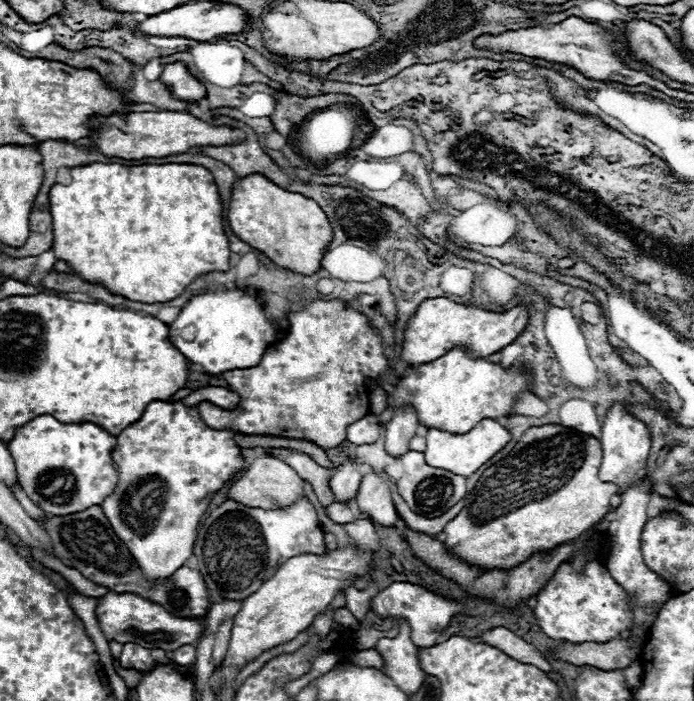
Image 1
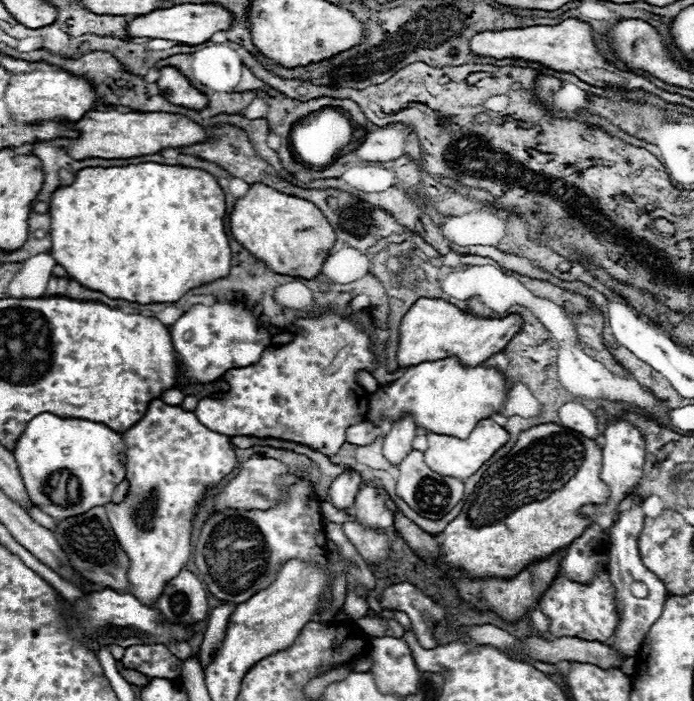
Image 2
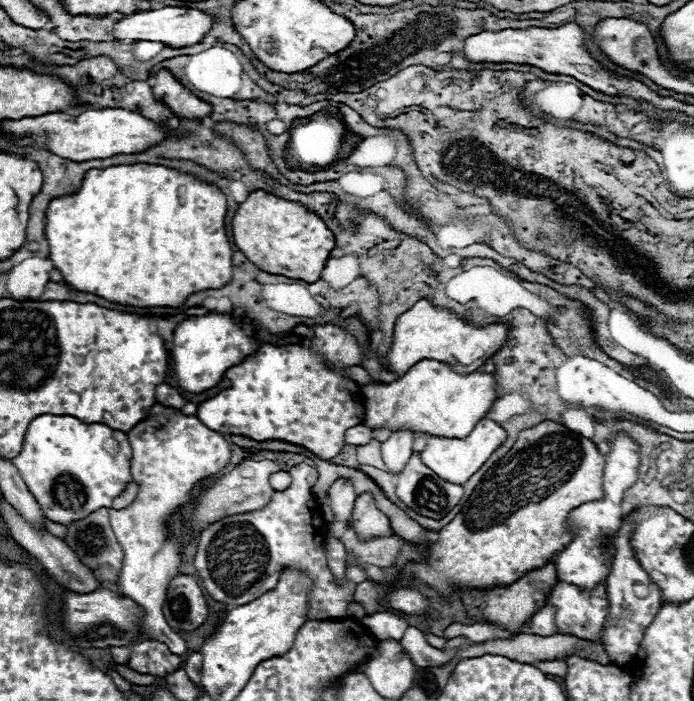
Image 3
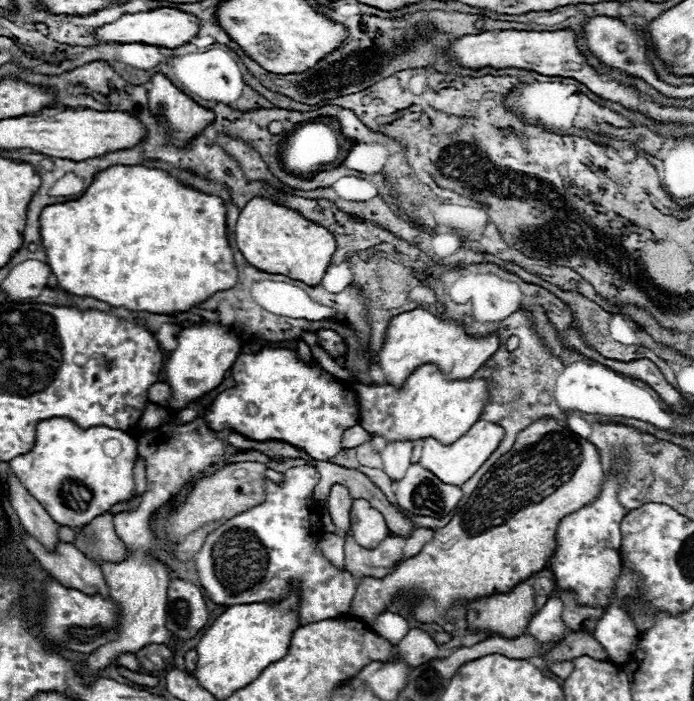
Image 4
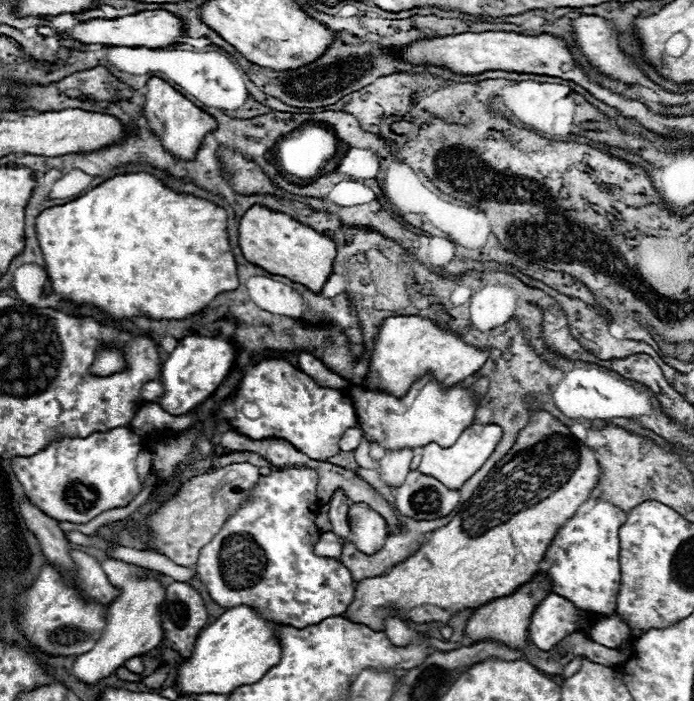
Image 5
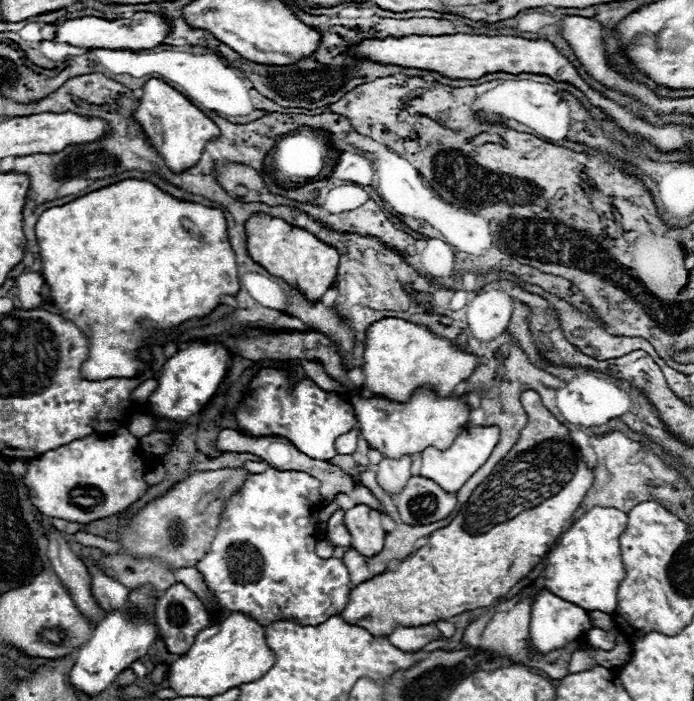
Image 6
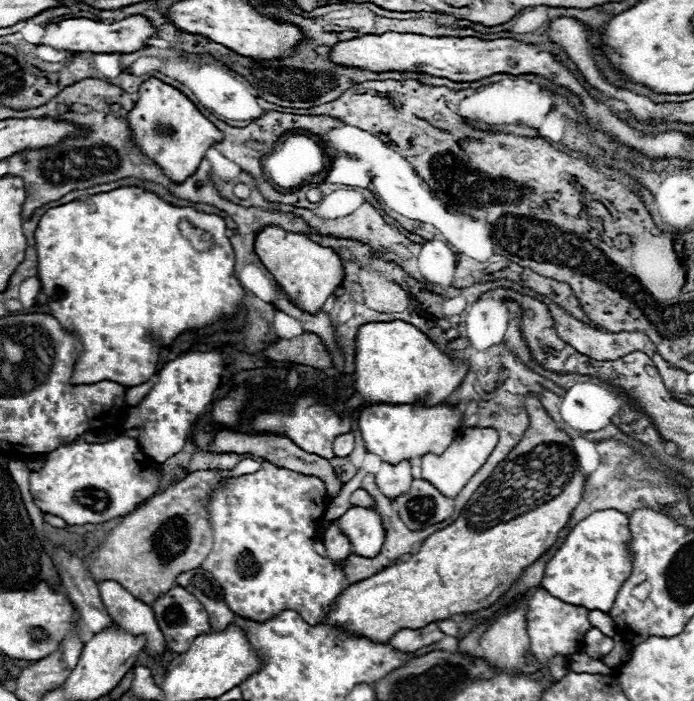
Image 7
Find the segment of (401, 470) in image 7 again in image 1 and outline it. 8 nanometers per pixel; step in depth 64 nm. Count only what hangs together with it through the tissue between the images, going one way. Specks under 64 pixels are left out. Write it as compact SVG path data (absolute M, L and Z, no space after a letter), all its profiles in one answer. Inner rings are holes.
M400 408L392 420L388 422L386 426L386 432L384 432L384 438L386 438L386 452L394 458L406 454L410 448L408 448L408 442L412 440L412 436L416 436L416 426L418 426L418 418L416 418L416 412L412 408Z

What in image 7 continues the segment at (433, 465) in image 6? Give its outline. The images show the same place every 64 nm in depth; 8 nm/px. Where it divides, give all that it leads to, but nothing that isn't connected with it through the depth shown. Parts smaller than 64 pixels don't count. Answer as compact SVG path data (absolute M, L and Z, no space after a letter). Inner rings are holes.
M466 428L444 450L444 454L440 454L440 456L424 454L422 456L422 478L428 480L432 486L436 486L436 490L440 490L446 498L456 498L458 492L468 484L468 480L488 460L488 456L496 448L496 442L498 442L498 434L492 428Z

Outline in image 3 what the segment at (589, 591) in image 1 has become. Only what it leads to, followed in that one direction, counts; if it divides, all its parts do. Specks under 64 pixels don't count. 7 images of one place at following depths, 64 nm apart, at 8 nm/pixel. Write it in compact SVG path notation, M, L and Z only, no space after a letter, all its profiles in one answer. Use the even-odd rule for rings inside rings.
M556 582L546 604L556 606L556 626L560 626L560 634L600 640L600 630L608 618L606 584L584 592L572 584Z

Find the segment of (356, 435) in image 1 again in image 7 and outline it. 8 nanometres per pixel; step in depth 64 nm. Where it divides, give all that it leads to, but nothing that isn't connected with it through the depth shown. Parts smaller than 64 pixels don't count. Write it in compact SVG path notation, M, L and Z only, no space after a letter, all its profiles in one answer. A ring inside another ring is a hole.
M348 432L348 434L340 434L334 442L332 442L332 450L336 456L348 456L352 450L354 450L354 434Z

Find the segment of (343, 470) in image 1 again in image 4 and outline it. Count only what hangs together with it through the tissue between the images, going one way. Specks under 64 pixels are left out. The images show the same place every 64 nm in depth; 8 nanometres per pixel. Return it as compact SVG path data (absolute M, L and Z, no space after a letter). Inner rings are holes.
M336 484L332 486L332 492L330 492L330 498L328 498L328 512L330 512L330 518L334 522L334 526L342 532L350 532L350 508L352 508L352 498L350 498L350 492Z

